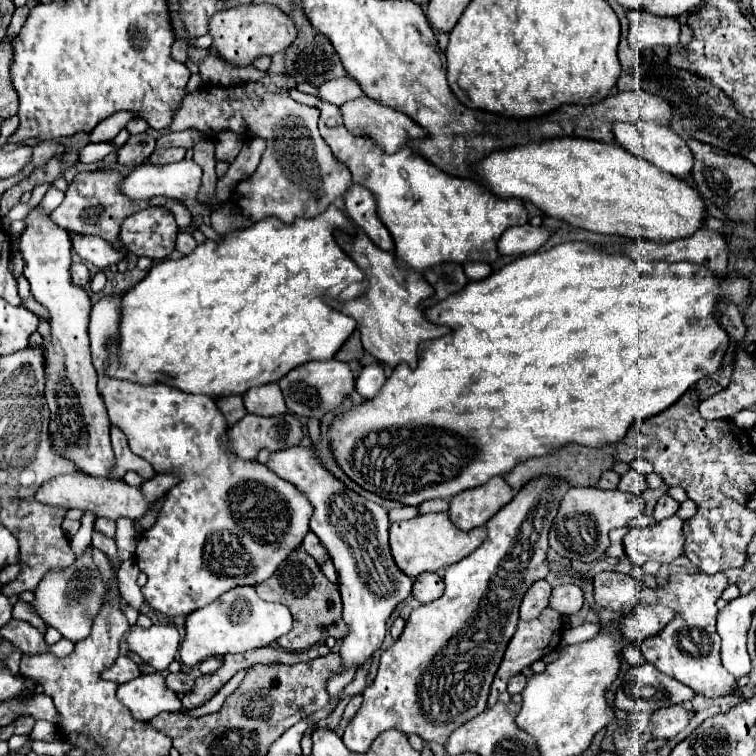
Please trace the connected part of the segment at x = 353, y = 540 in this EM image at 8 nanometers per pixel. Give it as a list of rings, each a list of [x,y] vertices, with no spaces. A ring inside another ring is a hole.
[[[291,446],[289,450],[277,450],[269,456],[267,466],[279,478],[297,486],[313,506],[309,528],[319,536],[331,554],[335,570],[339,574],[339,592],[343,598],[343,620],[349,626],[349,634],[339,644],[339,656],[343,658],[343,672],[349,666],[361,666],[375,650],[381,648],[385,638],[385,624],[395,610],[411,594],[413,580],[405,576],[391,558],[389,550],[389,520],[387,512],[367,502],[353,490],[345,488],[333,474],[329,474],[309,448]]]

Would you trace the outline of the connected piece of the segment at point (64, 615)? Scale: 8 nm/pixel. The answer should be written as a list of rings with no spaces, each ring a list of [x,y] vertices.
[[[91,548],[71,564],[71,570],[63,570],[63,574],[47,574],[43,582],[39,582],[39,590],[33,590],[35,600],[29,604],[37,616],[41,616],[47,626],[61,632],[63,638],[71,642],[79,642],[89,636],[91,630],[91,614],[99,610],[99,602],[103,602],[103,580],[99,578],[99,568],[91,562]]]

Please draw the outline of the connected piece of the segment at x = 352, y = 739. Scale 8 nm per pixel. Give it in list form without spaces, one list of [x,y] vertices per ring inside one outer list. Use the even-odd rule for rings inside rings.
[[[555,476],[533,478],[513,496],[507,506],[503,506],[503,510],[495,514],[495,518],[487,522],[485,528],[489,534],[483,544],[467,558],[451,564],[445,570],[443,596],[435,602],[415,608],[407,620],[401,638],[395,640],[395,644],[381,654],[375,682],[365,688],[363,704],[343,734],[343,742],[349,750],[367,752],[371,742],[389,728],[401,730],[405,734],[419,734],[425,742],[447,744],[447,738],[453,730],[457,730],[461,724],[469,722],[487,708],[489,688],[501,664],[501,656],[505,654],[505,648],[515,634],[519,622],[519,604],[525,596],[525,590],[533,582],[549,574],[547,534],[569,488],[571,484],[567,480]]]

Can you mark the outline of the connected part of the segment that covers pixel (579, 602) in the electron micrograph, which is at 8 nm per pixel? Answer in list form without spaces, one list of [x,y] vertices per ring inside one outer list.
[[[561,584],[551,592],[551,608],[563,616],[579,612],[583,606],[583,590],[577,584]]]

